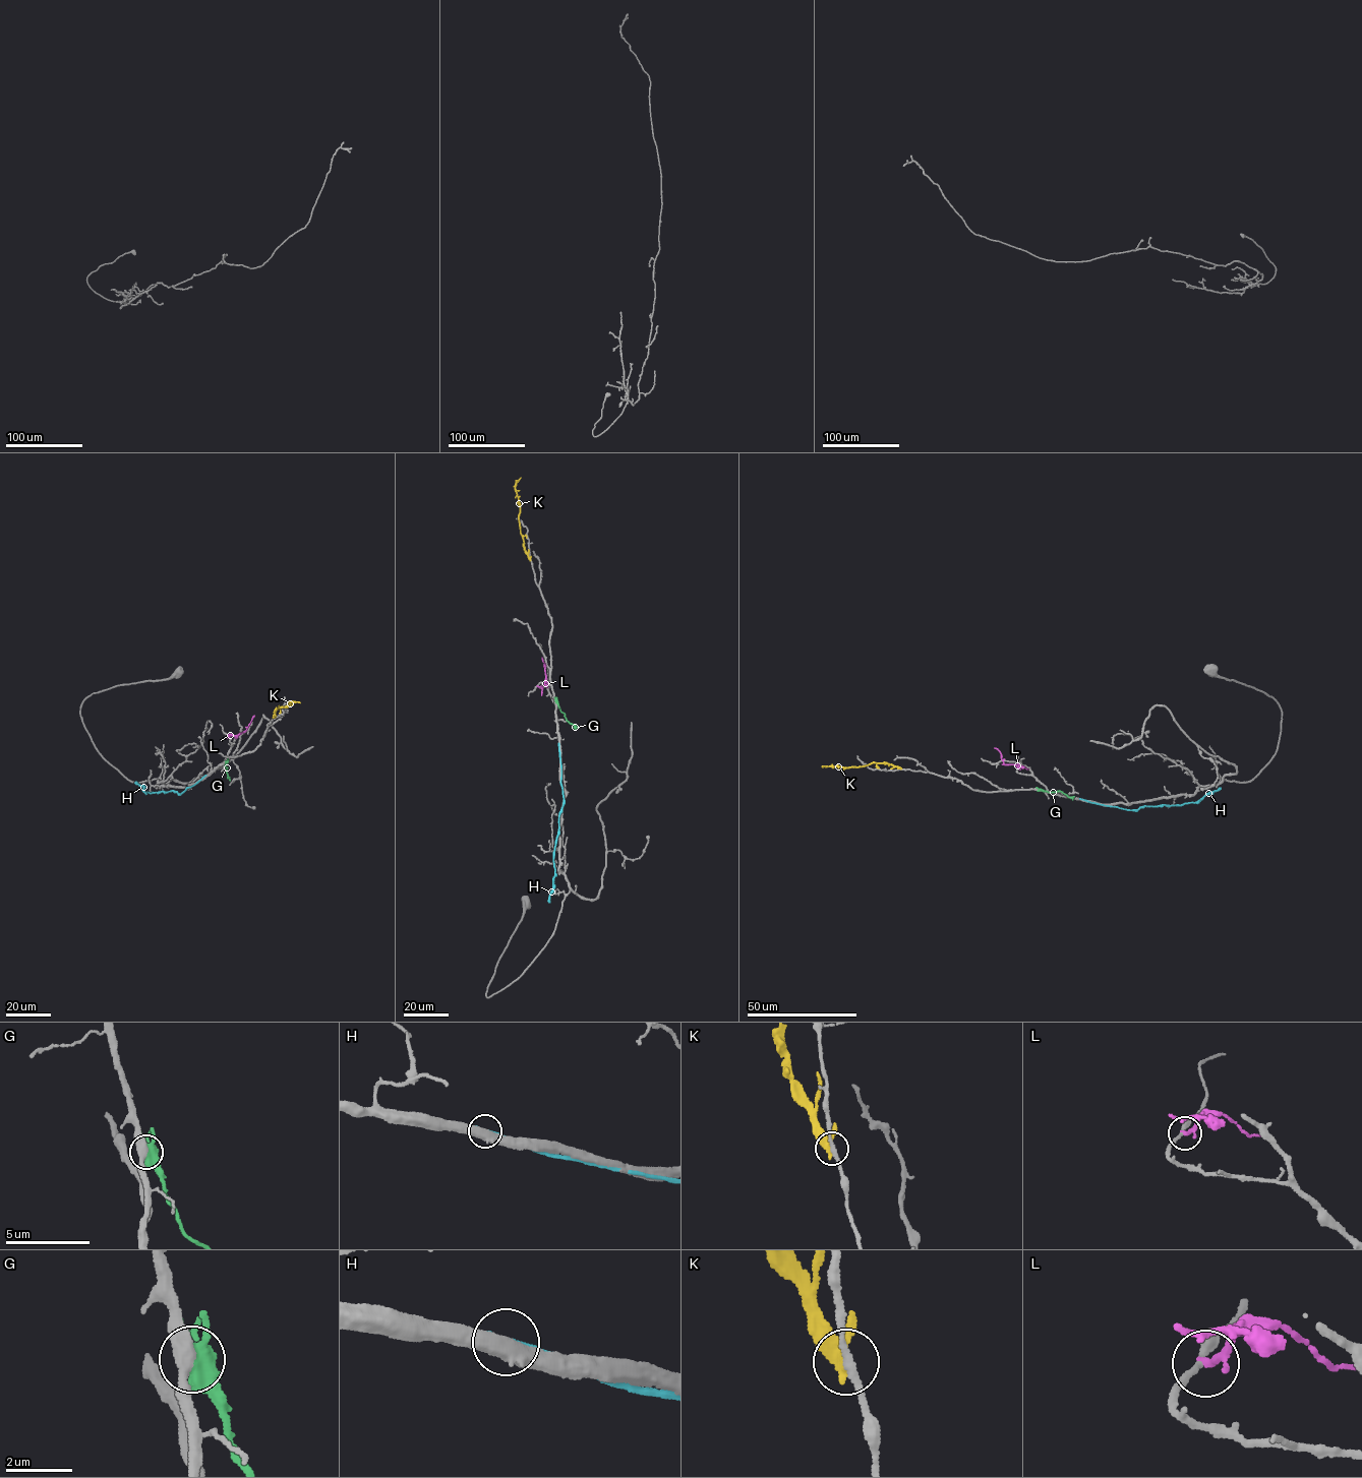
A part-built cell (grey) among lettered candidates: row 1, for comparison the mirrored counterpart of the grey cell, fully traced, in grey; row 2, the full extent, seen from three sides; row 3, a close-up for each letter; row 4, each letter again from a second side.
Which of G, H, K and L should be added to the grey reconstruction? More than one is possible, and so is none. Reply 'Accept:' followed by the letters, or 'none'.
Accept: none

